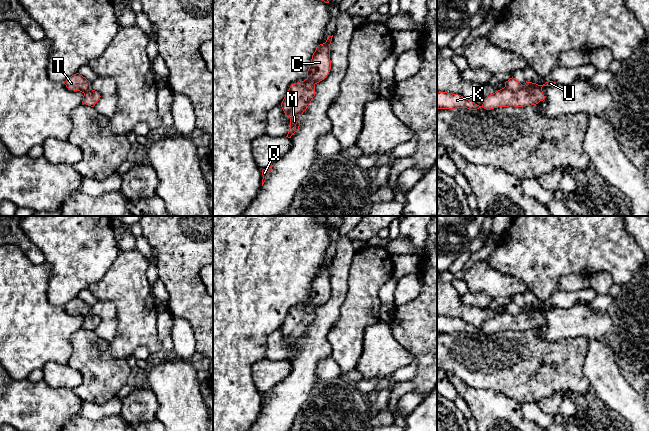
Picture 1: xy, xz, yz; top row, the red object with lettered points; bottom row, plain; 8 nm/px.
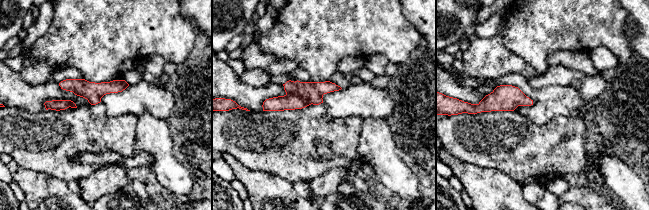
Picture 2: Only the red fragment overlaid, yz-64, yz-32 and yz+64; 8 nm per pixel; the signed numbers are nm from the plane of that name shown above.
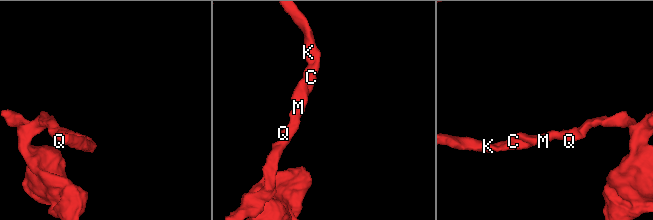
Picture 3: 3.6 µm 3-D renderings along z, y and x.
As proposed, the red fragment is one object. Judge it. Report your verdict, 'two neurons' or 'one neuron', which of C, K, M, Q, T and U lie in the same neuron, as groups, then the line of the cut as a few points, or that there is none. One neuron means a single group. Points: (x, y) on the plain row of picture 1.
one neuron; groups C K M Q T U; cut none

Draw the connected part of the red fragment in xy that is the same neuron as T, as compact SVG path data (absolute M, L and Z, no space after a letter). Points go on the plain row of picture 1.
M79 297L69 301L64 308L68 313L80 315L84 318L82 325L83 328L94 331L95 328L100 324L100 318L97 315L92 314L90 312L90 306Z

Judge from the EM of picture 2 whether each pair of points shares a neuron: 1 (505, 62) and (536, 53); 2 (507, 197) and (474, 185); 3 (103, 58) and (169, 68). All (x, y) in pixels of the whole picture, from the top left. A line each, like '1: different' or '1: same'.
1: different
2: same
3: different

